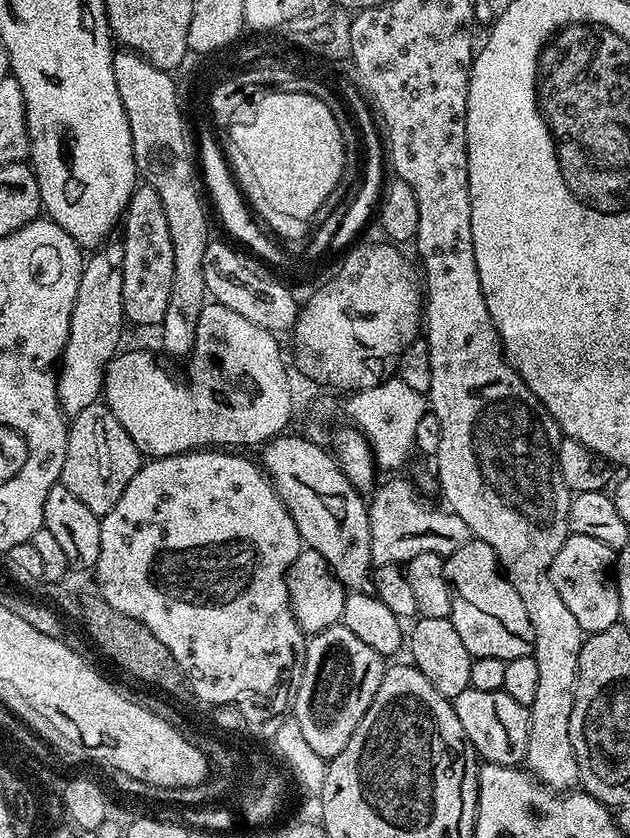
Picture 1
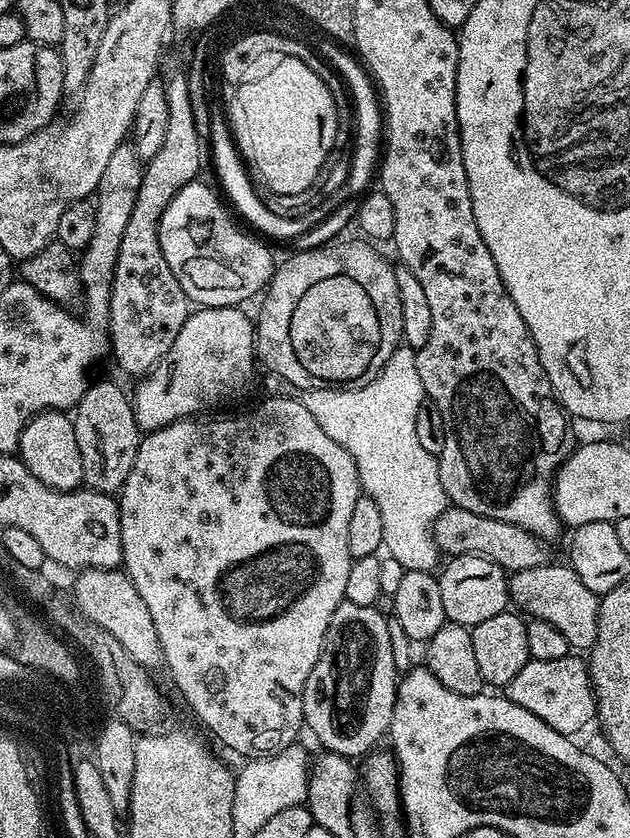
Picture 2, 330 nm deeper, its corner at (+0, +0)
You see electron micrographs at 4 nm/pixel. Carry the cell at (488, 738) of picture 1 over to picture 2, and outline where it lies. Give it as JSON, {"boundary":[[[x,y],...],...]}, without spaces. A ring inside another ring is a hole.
{"boundary":[[[569,654],[566,658],[558,658],[551,662],[538,662],[529,658],[526,666],[522,666],[522,670],[518,670],[518,674],[514,674],[514,678],[510,678],[510,682],[504,685],[503,695],[507,696],[511,704],[522,706],[522,710],[538,714],[538,718],[542,718],[546,726],[558,730],[558,734],[571,738],[576,730],[597,719],[596,691],[592,689],[592,676],[588,672],[587,663],[583,659],[580,661],[576,656],[579,655]]]}

